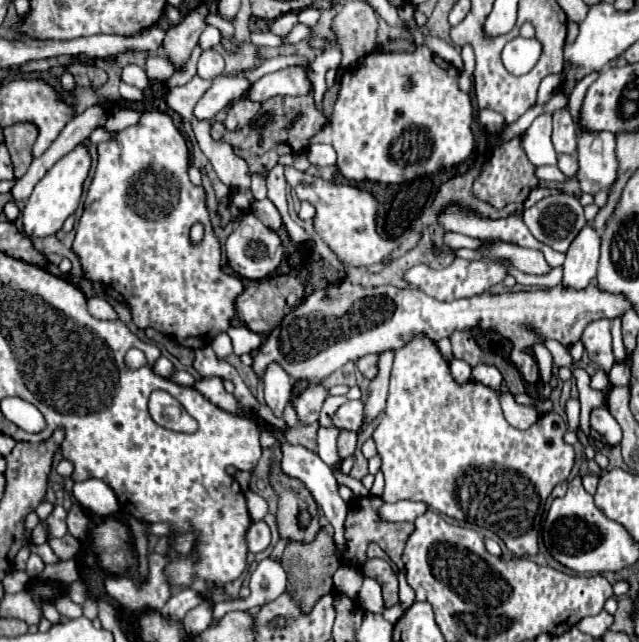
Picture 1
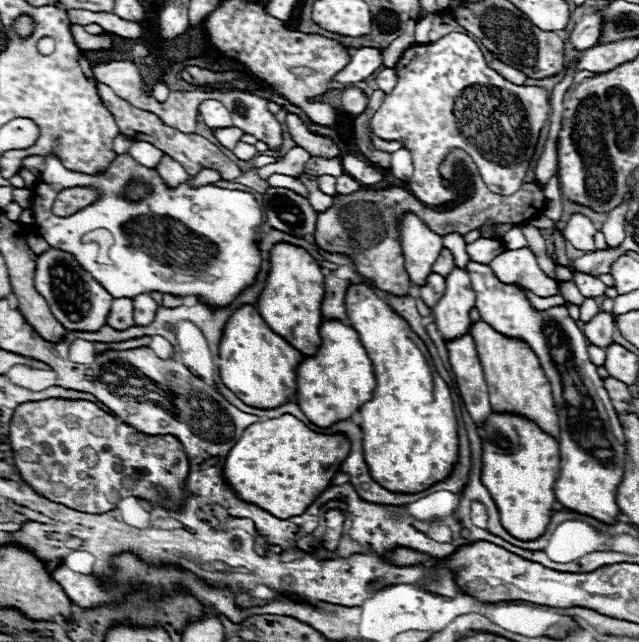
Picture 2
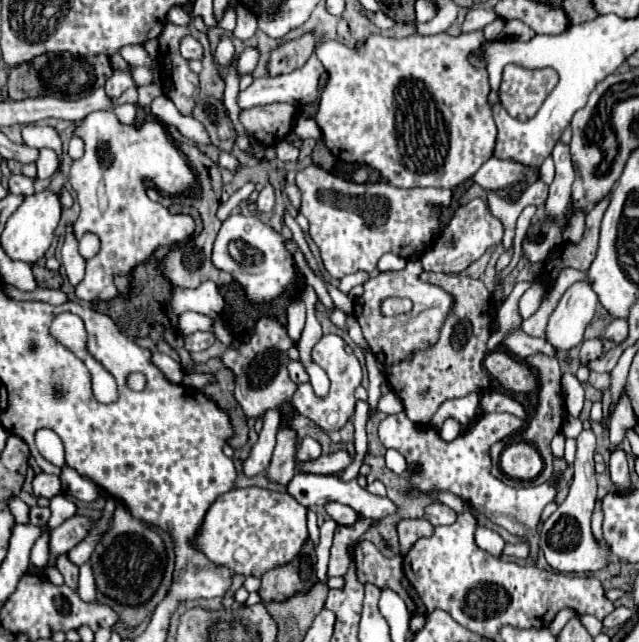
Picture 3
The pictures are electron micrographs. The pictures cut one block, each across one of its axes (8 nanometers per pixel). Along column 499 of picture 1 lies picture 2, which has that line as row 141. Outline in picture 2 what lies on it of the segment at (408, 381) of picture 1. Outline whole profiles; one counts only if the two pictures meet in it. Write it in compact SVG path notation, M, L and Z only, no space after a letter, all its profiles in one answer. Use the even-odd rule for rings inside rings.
M450 32L436 42L406 48L396 64L396 78L394 90L386 94L382 106L372 116L372 128L380 138L402 142L402 146L410 150L414 174L408 184L418 200L424 202L424 172L438 172L440 164L454 148L460 148L472 156L482 180L492 192L512 194L524 184L542 124L550 112L548 96L542 88L516 86L502 78L486 64L478 44L460 32Z

